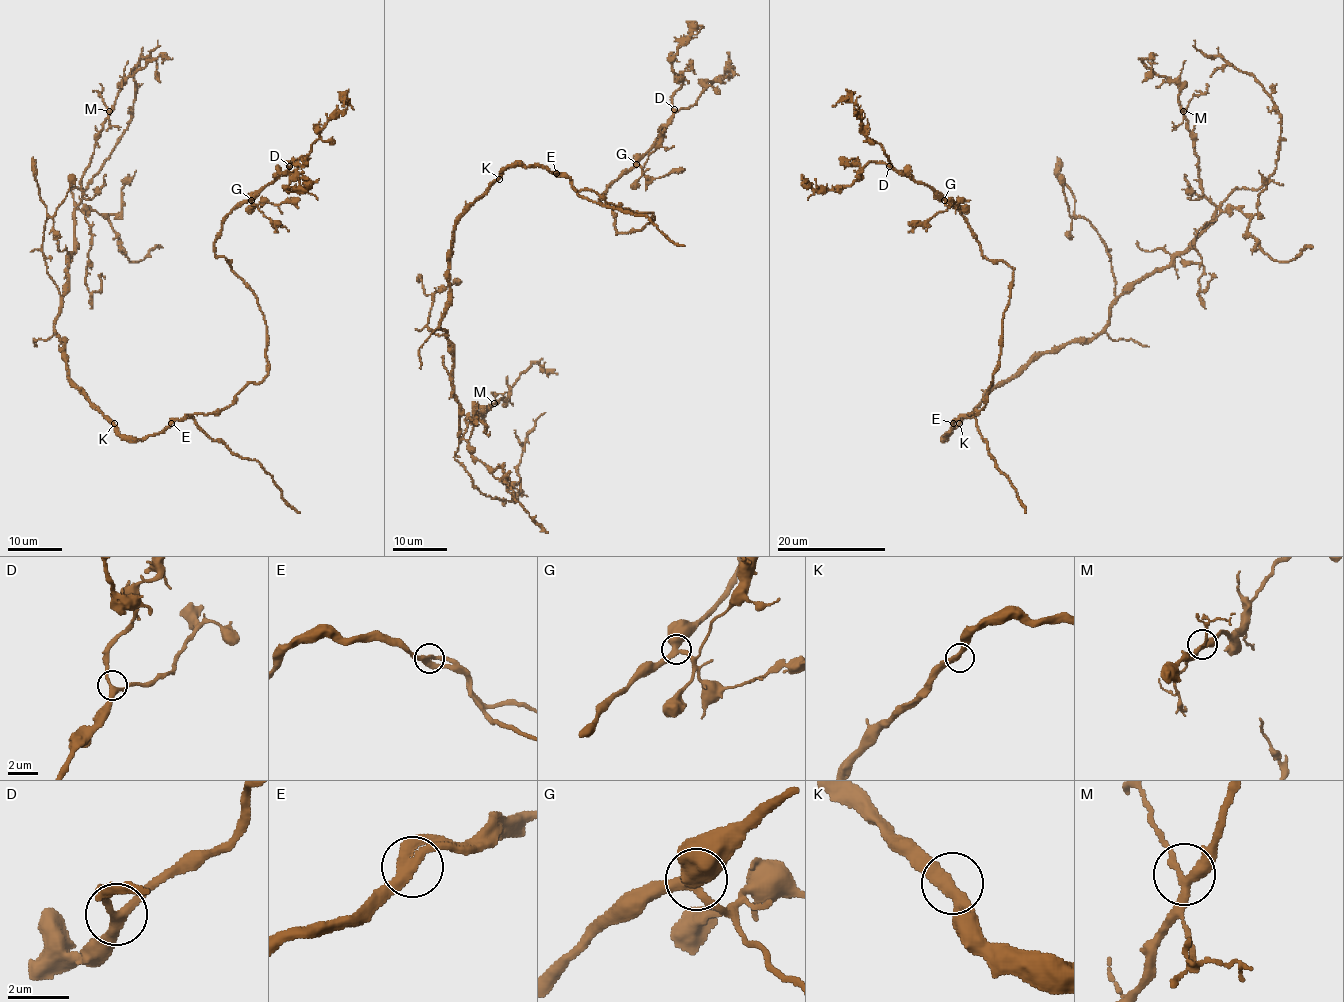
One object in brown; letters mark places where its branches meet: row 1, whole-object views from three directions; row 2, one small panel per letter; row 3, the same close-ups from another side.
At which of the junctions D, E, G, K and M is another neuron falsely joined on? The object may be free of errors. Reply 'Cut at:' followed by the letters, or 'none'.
Cut at: none

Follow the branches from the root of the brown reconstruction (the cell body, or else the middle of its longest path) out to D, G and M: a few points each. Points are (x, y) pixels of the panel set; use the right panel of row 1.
D: (958, 425), (944, 438), (954, 419), (985, 405), (1013, 270), (981, 253), (954, 205), (889, 166)
G: (958, 425), (944, 438), (954, 419), (977, 414), (985, 405), (1013, 270), (981, 253), (967, 219), (944, 200)
M: (958, 425), (1042, 354), (1093, 338), (1118, 299), (1162, 270), (1210, 222), (1217, 207), (1203, 195), (1183, 111)

